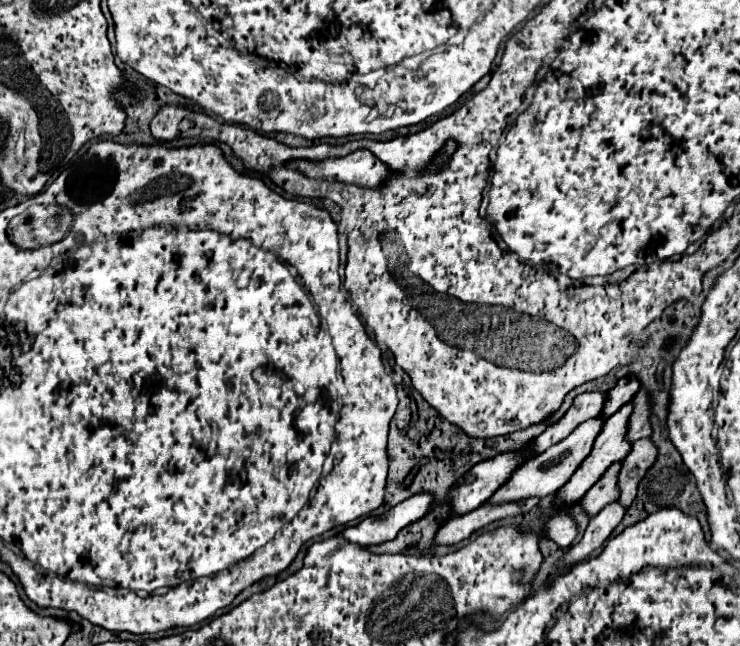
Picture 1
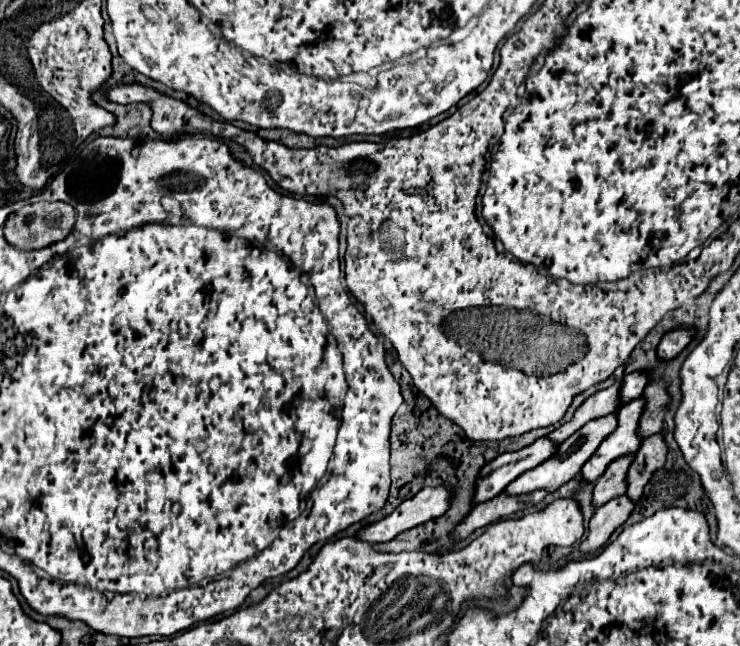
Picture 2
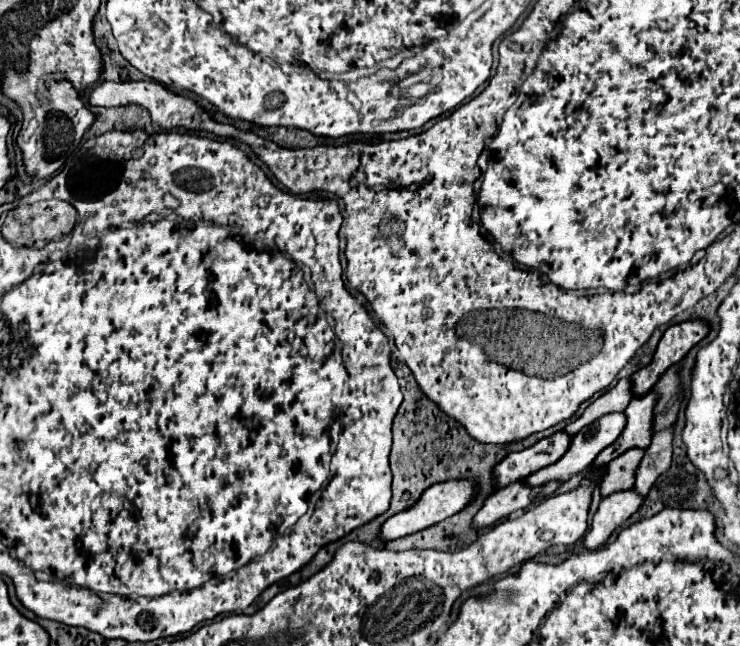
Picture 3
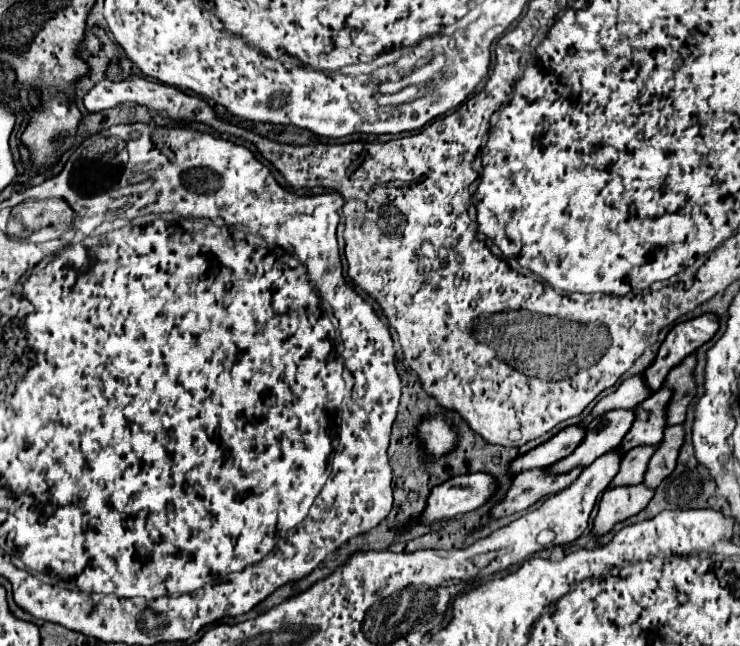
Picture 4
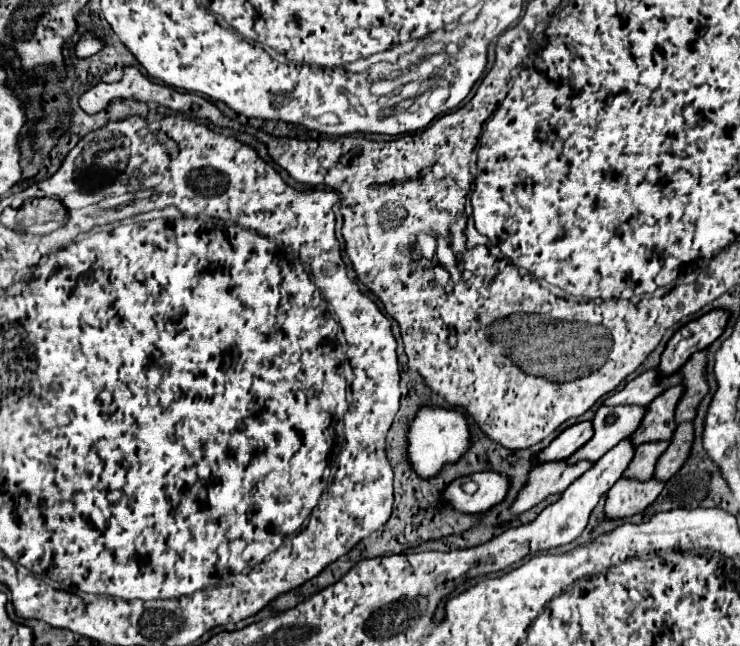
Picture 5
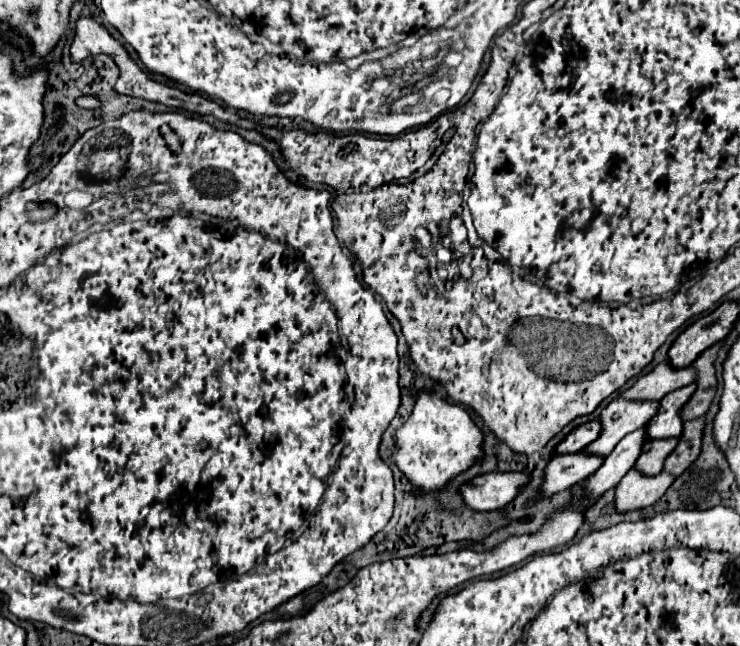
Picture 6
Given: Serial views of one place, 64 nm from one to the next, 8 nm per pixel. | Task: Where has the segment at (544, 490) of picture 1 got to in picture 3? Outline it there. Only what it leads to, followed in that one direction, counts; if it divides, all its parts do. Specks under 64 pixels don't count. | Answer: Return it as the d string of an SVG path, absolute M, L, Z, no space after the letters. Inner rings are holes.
M608 414L608 416L602 416L602 418L594 420L592 424L584 426L578 434L572 436L566 454L564 454L558 462L540 468L538 472L526 476L522 482L524 482L528 488L534 488L534 486L542 486L542 484L548 484L548 482L560 482L560 484L562 484L562 482L570 480L574 474L578 474L578 472L582 472L584 468L588 468L590 462L598 456L598 452L604 450L604 446L612 444L612 440L616 440L616 436L620 436L622 430L624 430L624 414Z

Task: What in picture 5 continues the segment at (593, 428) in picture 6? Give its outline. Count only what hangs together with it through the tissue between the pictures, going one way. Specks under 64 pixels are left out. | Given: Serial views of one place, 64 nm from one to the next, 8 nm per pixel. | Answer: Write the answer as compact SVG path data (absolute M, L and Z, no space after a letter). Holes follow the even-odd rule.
M578 422L578 424L562 430L550 442L550 446L540 450L536 454L536 462L544 464L544 462L552 462L552 460L566 460L580 446L584 446L590 438L592 438L592 422Z

